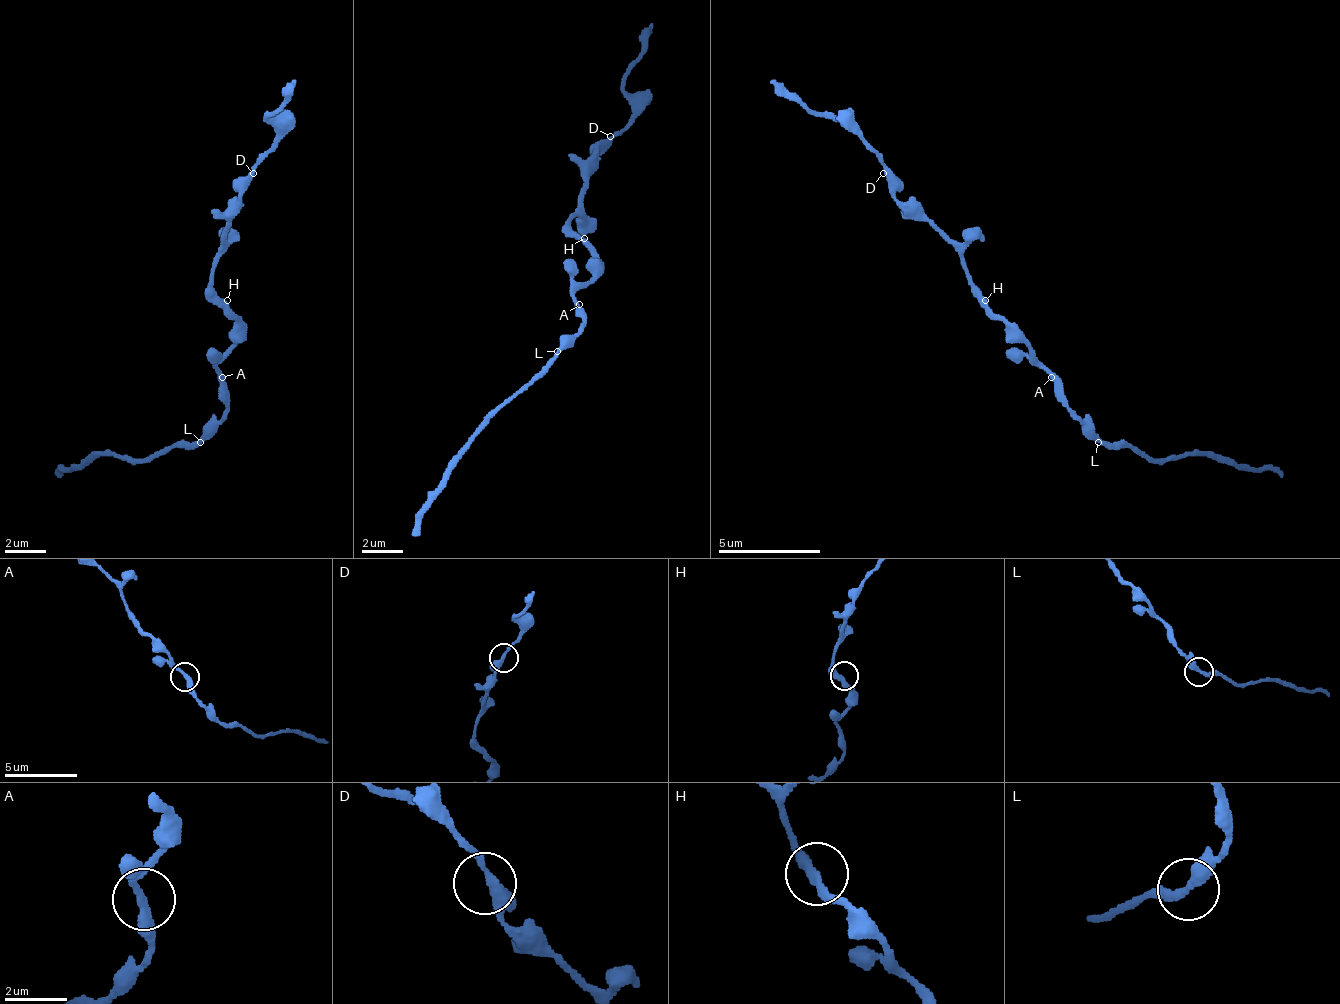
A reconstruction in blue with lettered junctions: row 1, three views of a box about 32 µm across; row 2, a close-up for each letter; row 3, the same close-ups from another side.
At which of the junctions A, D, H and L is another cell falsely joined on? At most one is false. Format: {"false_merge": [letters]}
{"false_merge": ["L"]}

